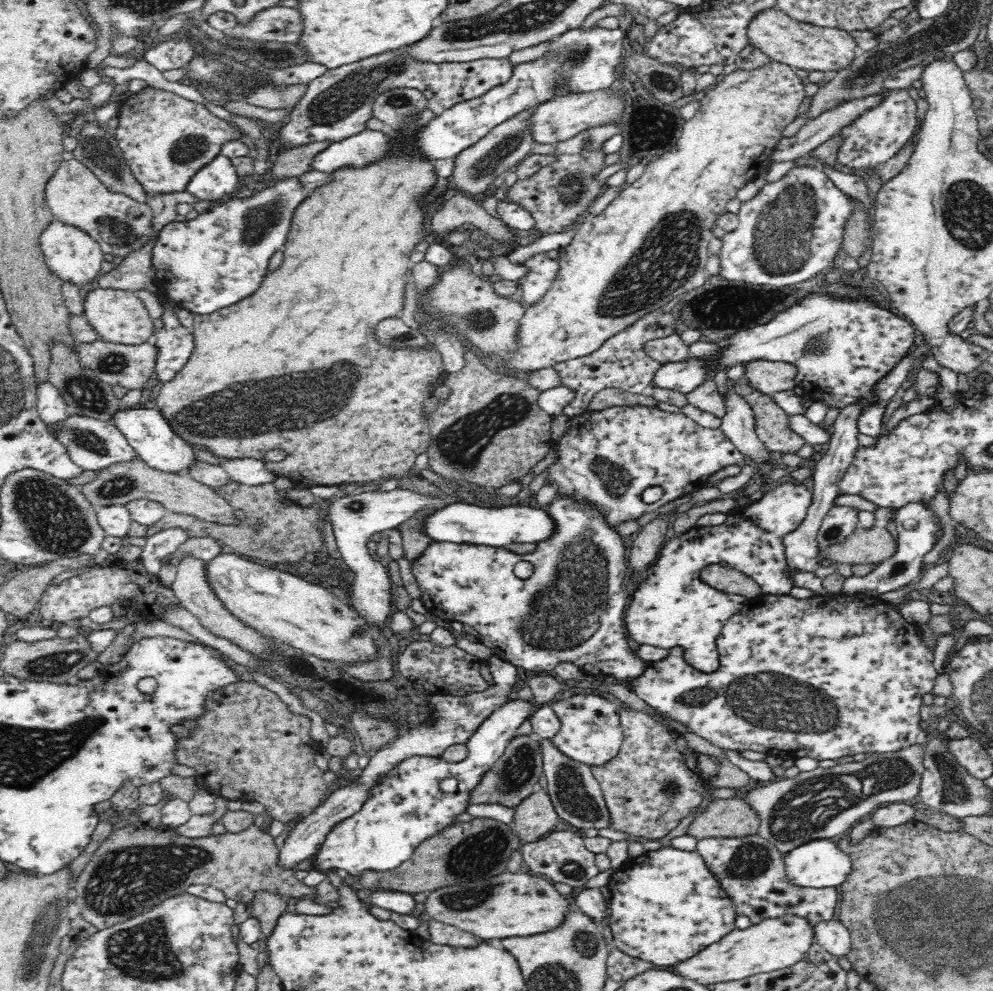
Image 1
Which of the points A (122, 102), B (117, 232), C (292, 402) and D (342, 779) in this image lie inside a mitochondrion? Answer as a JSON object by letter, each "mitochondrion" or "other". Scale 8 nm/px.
{"A":"other","B":"mitochondrion","C":"mitochondrion","D":"other"}

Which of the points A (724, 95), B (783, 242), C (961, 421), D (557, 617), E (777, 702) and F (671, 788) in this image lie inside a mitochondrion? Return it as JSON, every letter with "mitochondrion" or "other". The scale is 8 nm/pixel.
{"A":"other","B":"mitochondrion","C":"other","D":"mitochondrion","E":"mitochondrion","F":"mitochondrion"}

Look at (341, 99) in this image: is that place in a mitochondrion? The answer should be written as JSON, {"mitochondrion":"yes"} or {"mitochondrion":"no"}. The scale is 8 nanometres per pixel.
{"mitochondrion":"yes"}

